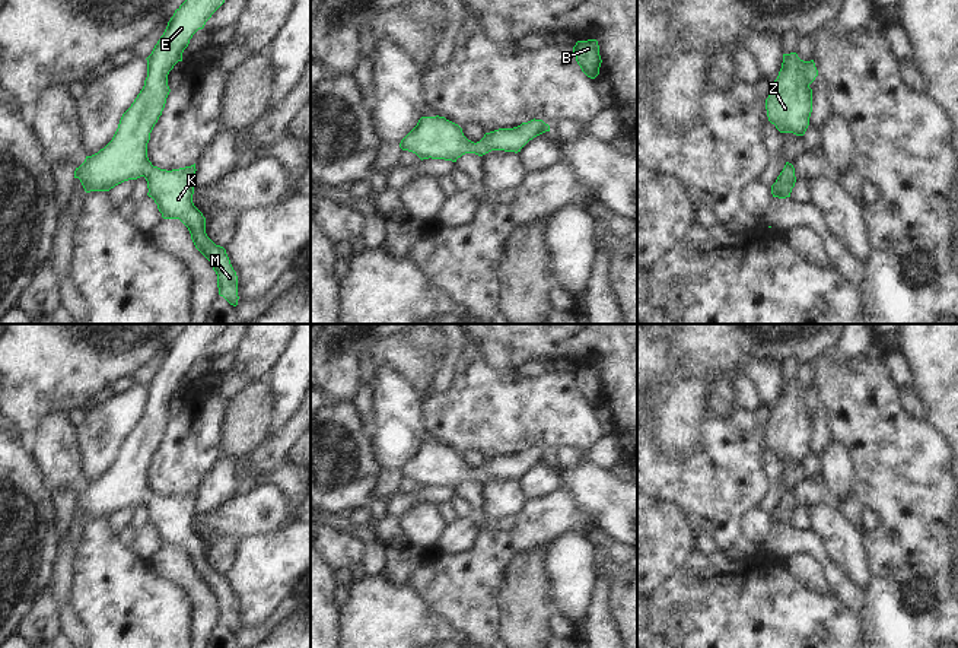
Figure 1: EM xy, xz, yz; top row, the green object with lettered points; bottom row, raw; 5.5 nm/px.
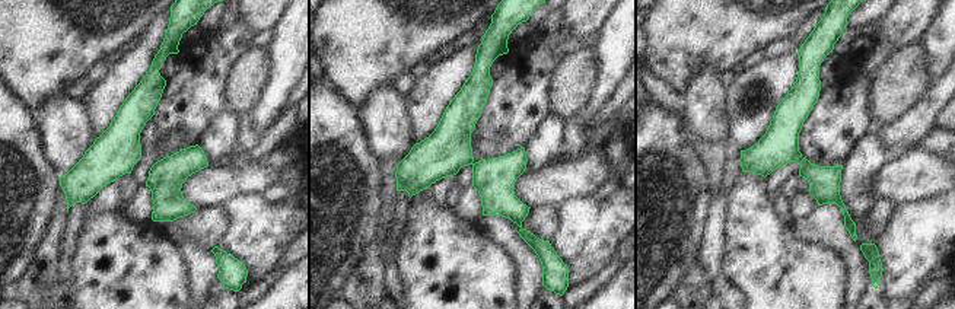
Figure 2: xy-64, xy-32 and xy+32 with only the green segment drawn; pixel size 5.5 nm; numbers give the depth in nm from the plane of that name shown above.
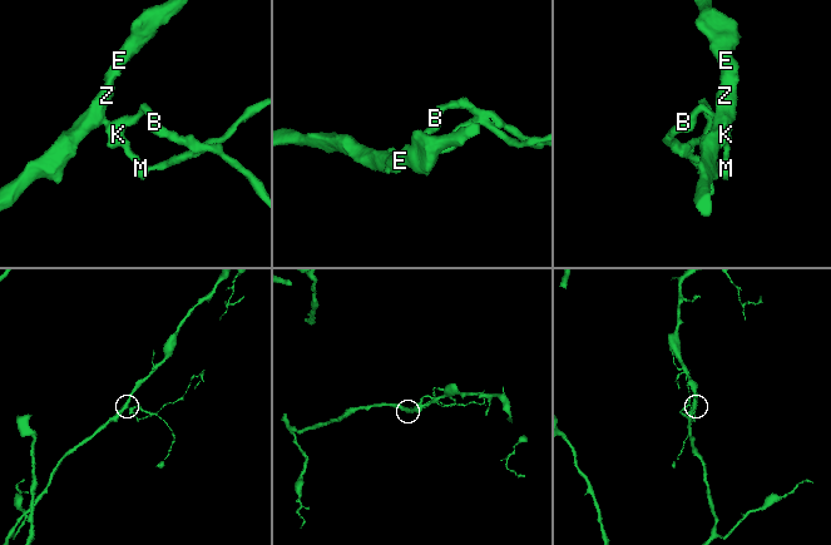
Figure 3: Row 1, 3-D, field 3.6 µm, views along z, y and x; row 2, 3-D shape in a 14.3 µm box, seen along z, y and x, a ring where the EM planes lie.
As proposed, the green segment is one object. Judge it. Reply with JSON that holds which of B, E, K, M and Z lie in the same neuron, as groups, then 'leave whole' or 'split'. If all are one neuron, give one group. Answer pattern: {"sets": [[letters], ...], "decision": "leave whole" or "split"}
{"sets": [["B", "E", "K", "M", "Z"]], "decision": "leave whole"}

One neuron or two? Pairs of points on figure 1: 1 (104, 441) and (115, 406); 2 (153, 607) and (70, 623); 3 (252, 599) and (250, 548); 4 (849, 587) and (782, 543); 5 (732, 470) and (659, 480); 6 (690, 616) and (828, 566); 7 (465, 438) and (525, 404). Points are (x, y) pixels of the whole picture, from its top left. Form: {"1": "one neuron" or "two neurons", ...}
{"1": "one neuron", "2": "two neurons", "3": "one neuron", "4": "one neuron", "5": "one neuron", "6": "two neurons", "7": "one neuron"}

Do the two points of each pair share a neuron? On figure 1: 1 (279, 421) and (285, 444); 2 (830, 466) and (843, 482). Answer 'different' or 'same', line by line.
1: different
2: same

